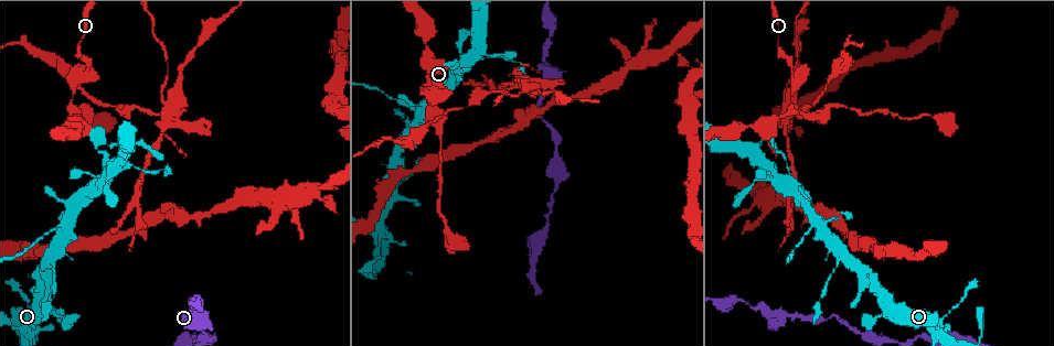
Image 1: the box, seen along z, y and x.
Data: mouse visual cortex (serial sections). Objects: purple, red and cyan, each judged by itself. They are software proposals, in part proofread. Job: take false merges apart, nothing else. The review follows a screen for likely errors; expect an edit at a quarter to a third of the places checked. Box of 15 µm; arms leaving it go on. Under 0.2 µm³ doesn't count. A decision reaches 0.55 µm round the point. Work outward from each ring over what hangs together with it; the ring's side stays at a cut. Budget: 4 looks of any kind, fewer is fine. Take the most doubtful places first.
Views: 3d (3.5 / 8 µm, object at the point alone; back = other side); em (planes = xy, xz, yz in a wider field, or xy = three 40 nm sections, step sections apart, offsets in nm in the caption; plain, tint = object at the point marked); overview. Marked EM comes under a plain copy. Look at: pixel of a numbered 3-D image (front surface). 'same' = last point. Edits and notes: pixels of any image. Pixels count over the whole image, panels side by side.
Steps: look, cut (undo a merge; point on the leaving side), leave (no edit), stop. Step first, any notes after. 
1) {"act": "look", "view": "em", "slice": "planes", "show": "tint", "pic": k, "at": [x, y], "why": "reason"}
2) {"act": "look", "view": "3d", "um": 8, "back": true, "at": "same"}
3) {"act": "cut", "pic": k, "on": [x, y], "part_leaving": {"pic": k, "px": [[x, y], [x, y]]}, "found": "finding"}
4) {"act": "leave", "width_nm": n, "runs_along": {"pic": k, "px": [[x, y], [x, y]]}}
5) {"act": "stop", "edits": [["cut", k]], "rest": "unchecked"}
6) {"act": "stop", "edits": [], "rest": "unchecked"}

{"act": "look", "view": "3d", "um": 3.5, "pic": 1, "at": [540, 239], "why": "abrupt turn"}

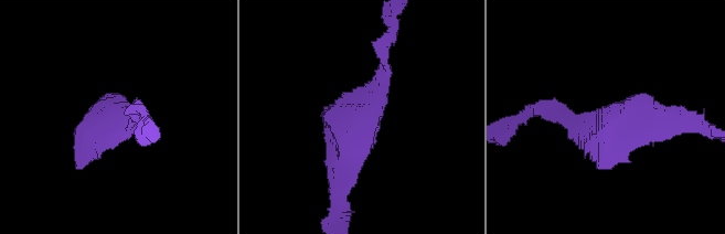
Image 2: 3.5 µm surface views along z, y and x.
{"act": "look", "view": "em", "slice": "xy", "step": 1, "show": "tint", "pic": 2, "at": [119, 114]}

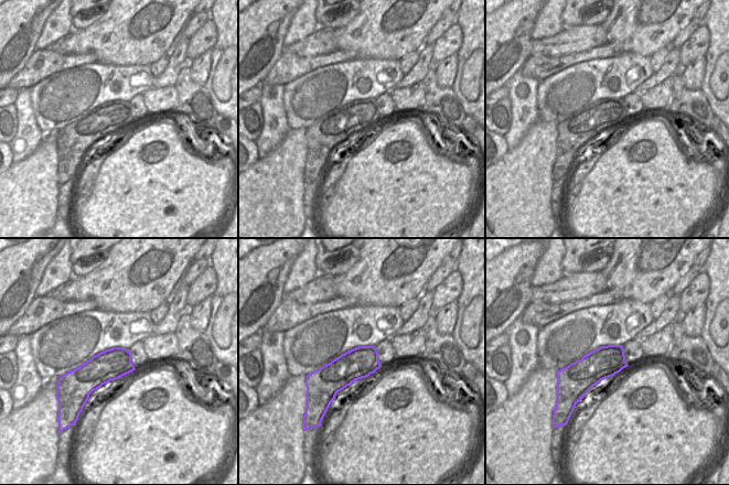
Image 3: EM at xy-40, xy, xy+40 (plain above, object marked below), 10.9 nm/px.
{"act": "leave", "found": "one cell here"}

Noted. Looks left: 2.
{"act": "look", "view": "3d", "um": 3.5, "pic": 1, "at": [814, 226], "why": "abrupt turn"}

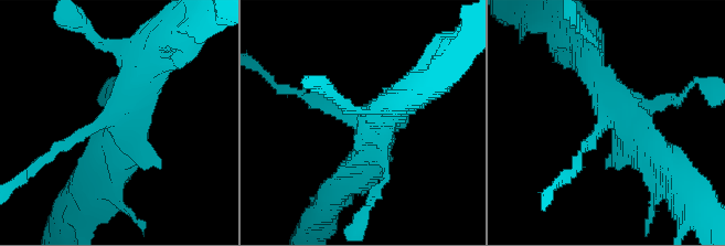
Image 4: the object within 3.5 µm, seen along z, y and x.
{"act": "look", "view": "em", "slice": "xy", "step": 1, "show": "tint", "pic": 4, "at": [610, 118]}

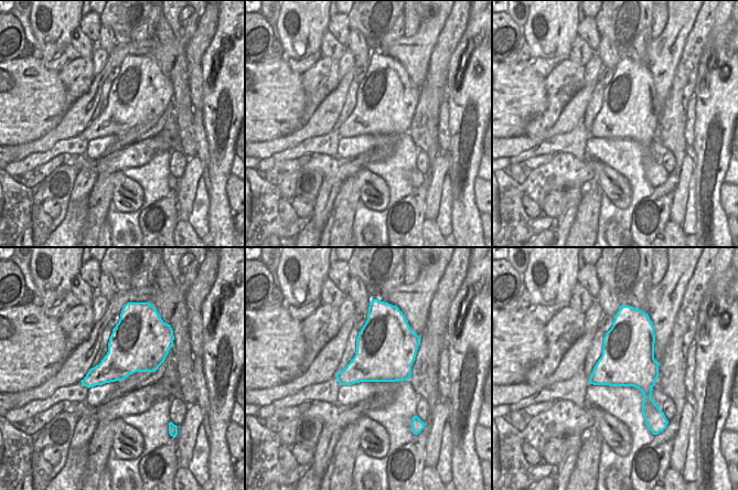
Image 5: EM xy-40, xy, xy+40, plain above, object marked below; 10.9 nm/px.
{"act": "leave", "runs_along": {"pic": 4, "px": [[665, 162], [629, 128], [587, 50]]}, "found": "one cell here"}

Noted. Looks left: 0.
{"act": "stop", "edits": [], "rest": "unchecked"}

